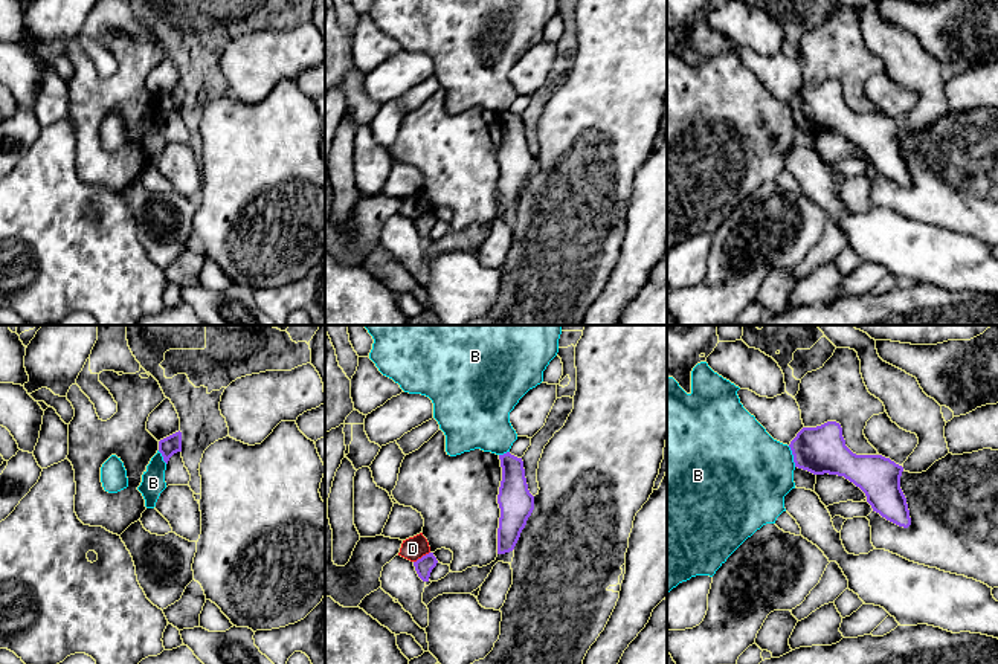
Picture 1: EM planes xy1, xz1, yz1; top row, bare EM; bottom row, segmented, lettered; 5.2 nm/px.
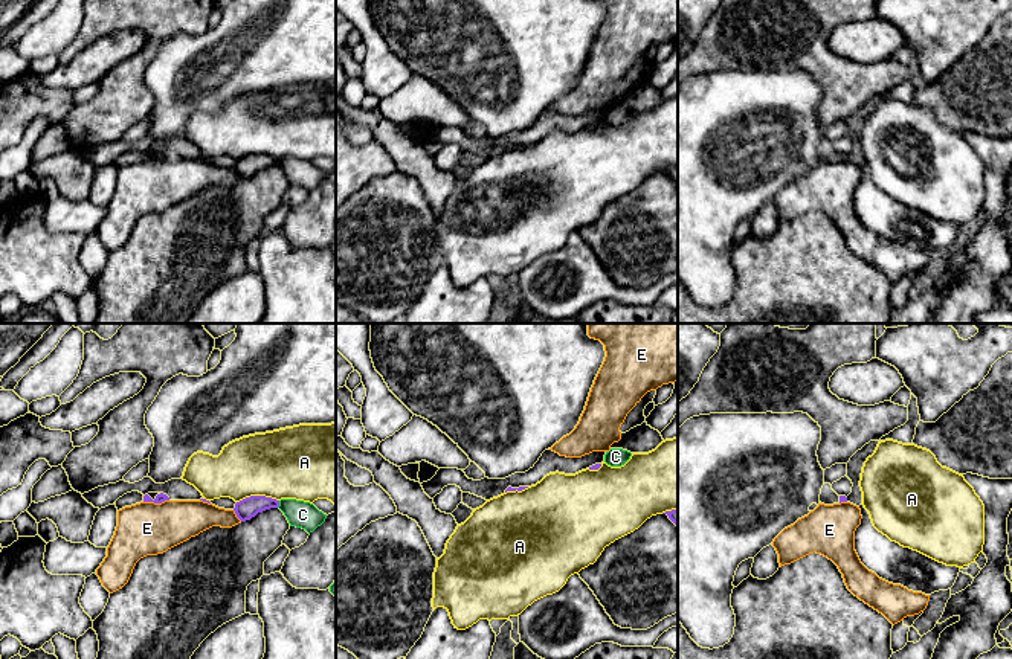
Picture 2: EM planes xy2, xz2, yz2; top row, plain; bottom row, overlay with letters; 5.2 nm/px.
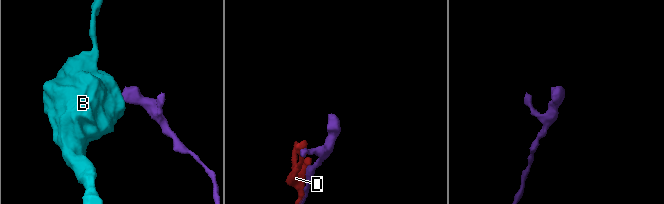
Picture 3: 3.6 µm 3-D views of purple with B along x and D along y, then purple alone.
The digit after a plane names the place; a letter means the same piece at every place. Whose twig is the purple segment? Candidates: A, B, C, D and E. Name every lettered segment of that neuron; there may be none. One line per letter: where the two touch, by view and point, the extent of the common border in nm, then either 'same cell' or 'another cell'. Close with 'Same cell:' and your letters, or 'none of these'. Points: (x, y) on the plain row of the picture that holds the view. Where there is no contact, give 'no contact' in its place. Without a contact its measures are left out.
A: xy2 (257, 154) | 220 nm | another cell
B: yz1 (794, 115) | 120 nm | another cell
C: xy2 (278, 162) | 40 nm | another cell
D: xz1 (423, 214) | 110 nm | another cell
E: xy2 (156, 160) | 140 nm | another cell
Same cell: none of these

